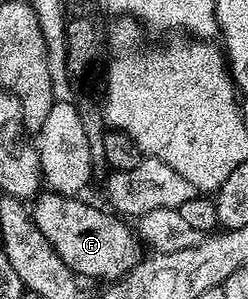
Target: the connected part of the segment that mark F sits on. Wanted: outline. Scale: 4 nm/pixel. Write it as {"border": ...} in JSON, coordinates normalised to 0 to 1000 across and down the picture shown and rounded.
{"border":[[[169,635],[125,679],[141,753],[157,753],[157,779],[190,793],[206,833],[254,860],[254,886],[282,893],[298,920],[468,940],[573,863],[577,813],[540,763],[504,749],[516,742],[500,729],[435,702],[355,692],[335,669],[327,659],[246,652],[230,639]]]}

